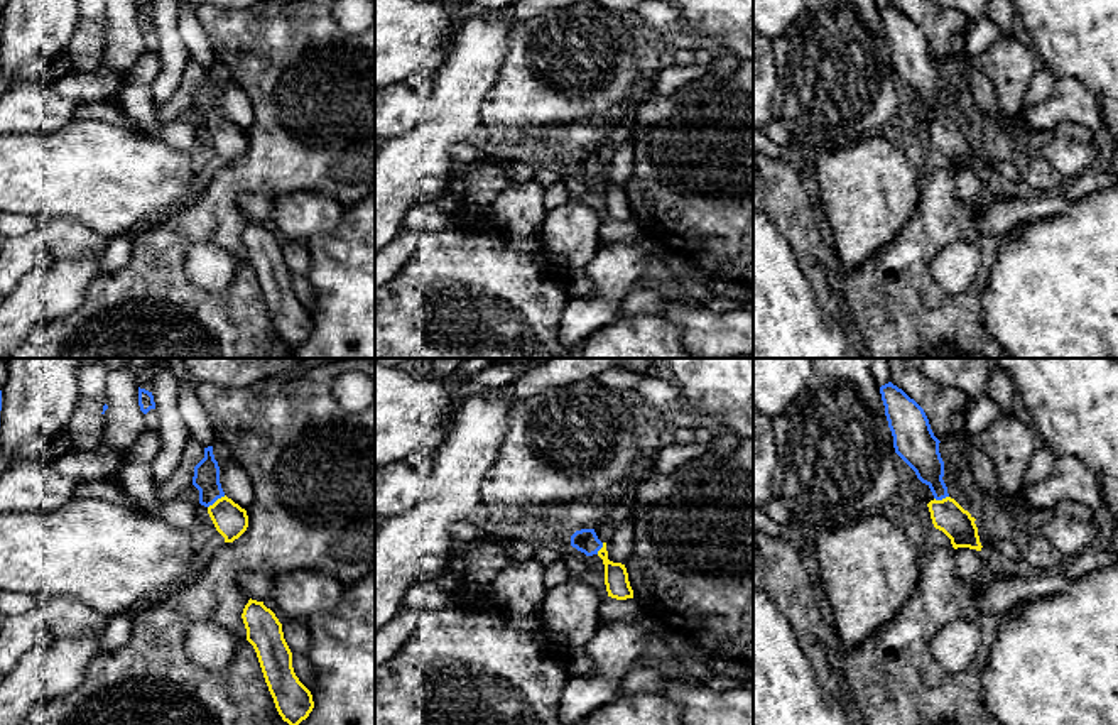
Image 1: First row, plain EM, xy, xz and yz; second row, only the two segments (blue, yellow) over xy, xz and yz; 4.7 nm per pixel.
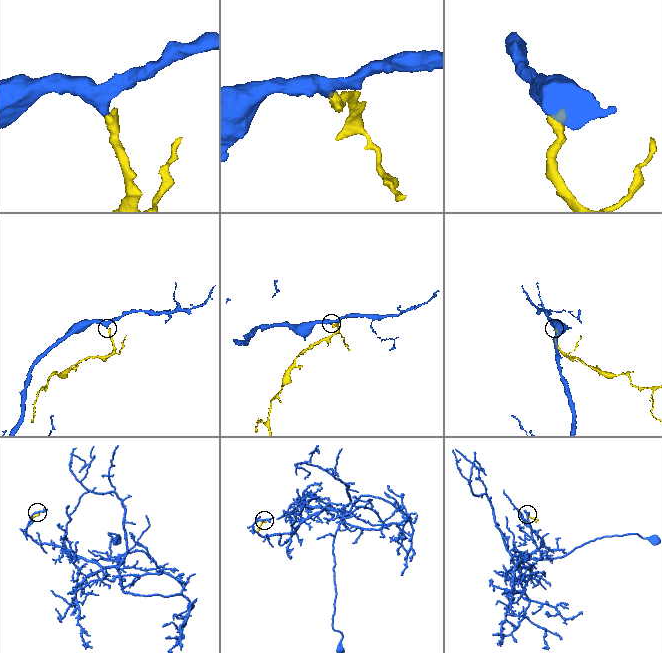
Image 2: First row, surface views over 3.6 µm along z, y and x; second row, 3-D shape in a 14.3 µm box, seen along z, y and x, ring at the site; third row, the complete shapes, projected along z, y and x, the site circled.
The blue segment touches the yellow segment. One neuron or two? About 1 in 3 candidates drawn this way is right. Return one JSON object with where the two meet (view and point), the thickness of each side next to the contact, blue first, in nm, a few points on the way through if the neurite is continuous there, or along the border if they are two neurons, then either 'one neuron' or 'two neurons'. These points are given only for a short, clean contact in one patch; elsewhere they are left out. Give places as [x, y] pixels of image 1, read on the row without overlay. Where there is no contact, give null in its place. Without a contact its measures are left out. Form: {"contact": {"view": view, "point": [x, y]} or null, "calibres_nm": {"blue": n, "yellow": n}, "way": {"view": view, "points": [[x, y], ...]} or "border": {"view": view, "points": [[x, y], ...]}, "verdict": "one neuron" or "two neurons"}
{"contact": {"view": "xy", "point": [217, 120]}, "calibres_nm": {"blue": 130, "yellow": 160}, "way": {"view": "xy", "points": [[206, 95], [210, 114], [217, 120], [230, 141]]}, "verdict": "one neuron"}

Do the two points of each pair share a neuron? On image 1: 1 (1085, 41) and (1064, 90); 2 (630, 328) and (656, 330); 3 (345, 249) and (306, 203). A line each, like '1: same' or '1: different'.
1: different
2: same
3: different

